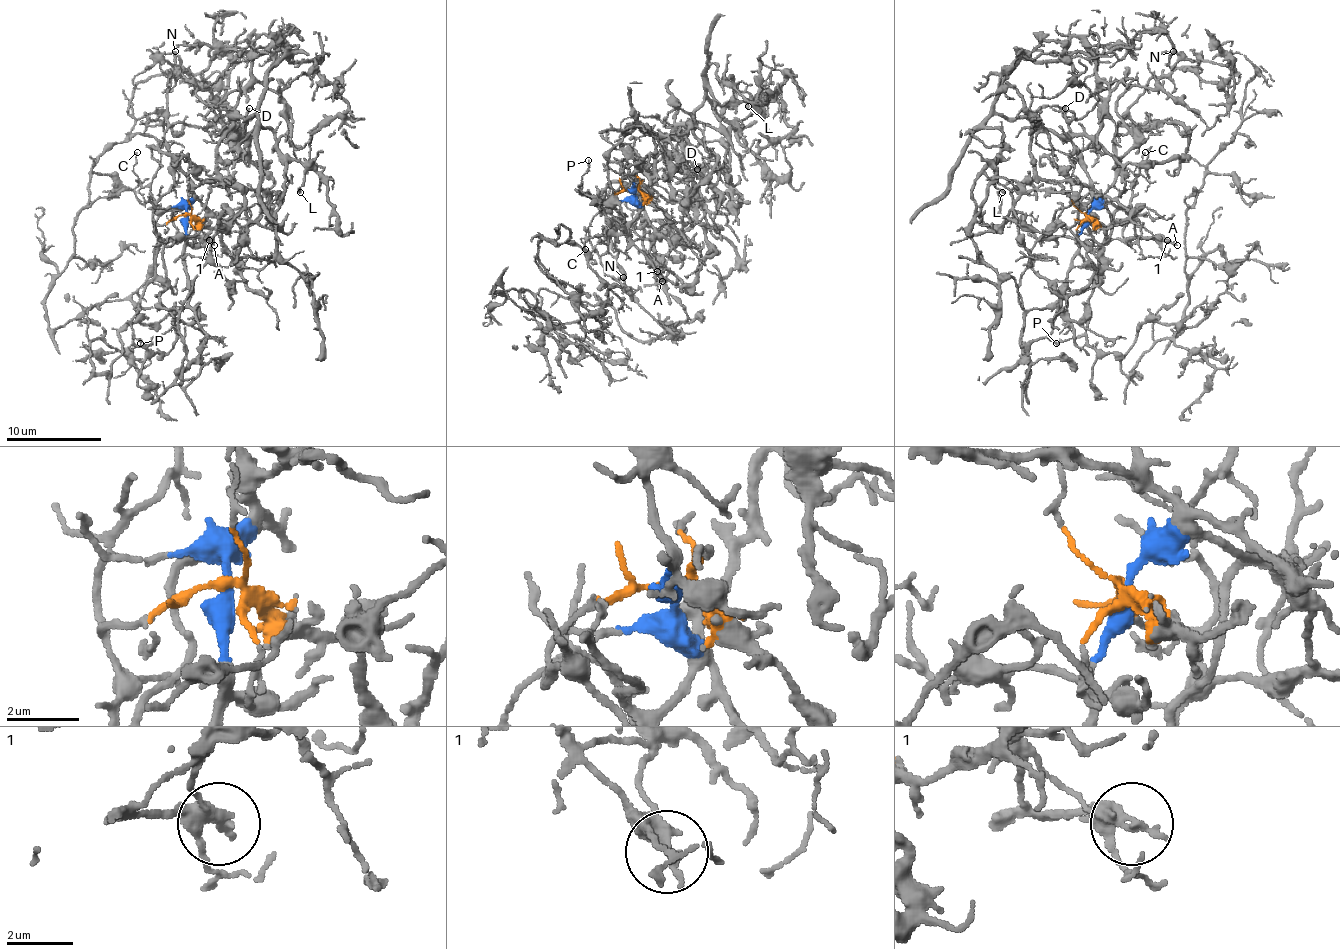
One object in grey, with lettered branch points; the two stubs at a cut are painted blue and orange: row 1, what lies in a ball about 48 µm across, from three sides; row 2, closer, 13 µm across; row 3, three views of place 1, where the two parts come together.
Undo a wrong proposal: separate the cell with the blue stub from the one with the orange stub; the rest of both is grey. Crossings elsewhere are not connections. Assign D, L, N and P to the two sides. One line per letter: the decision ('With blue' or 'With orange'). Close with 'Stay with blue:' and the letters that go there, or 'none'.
D: With blue
L: With blue
N: With orange
P: With orange
Stay with blue: D, L

